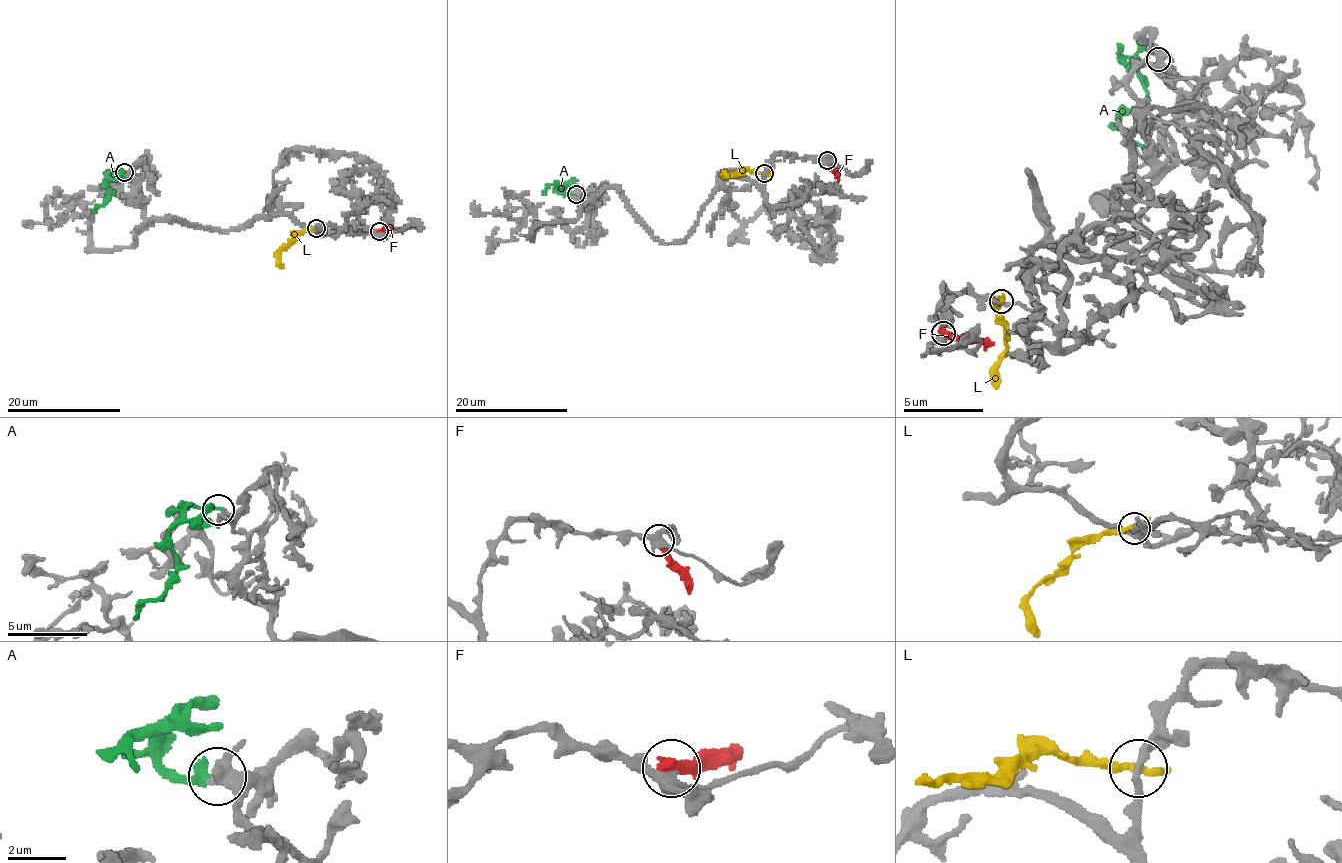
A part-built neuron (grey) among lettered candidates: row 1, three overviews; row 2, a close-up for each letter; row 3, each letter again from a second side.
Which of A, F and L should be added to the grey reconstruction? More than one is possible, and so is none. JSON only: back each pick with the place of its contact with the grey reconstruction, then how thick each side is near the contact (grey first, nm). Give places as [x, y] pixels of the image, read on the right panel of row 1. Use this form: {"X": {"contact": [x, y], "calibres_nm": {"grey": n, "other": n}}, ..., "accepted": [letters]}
{"A": {"contact": [1158, 59], "calibres_nm": {"grey": 200, "other": 320}}, "accepted": ["A"]}

